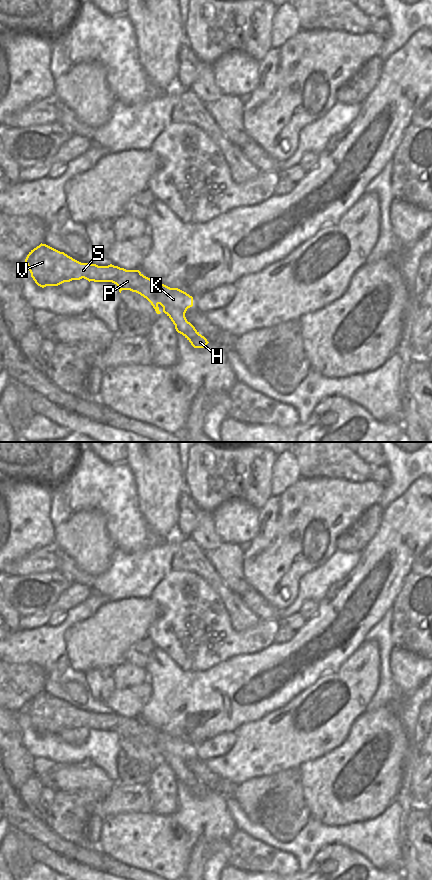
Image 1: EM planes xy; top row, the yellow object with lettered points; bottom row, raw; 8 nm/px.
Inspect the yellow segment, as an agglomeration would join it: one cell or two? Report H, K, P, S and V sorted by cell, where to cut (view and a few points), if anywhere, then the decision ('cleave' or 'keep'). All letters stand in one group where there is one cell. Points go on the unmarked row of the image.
H K P S V; no cut; keep

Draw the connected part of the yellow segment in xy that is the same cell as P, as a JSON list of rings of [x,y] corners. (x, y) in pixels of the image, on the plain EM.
[[[42,691],[29,700],[25,711],[35,731],[42,736],[84,726],[89,730],[112,730],[119,735],[120,741],[122,738],[136,740],[151,751],[157,762],[161,761],[160,752],[176,779],[194,796],[204,796],[209,791],[185,765],[187,757],[193,754],[193,745],[178,736],[160,732],[139,718],[126,718],[112,712],[81,711]]]

